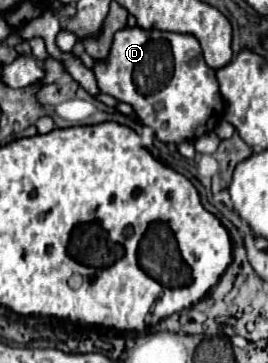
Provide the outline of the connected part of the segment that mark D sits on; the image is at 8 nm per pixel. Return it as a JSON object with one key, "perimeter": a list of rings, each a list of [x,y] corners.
{"perimeter":[[[139,25],[123,27],[113,35],[107,59],[95,61],[93,73],[101,93],[129,103],[137,117],[165,143],[195,141],[213,131],[225,113],[215,69],[207,67],[199,41],[193,35],[147,31]]]}

